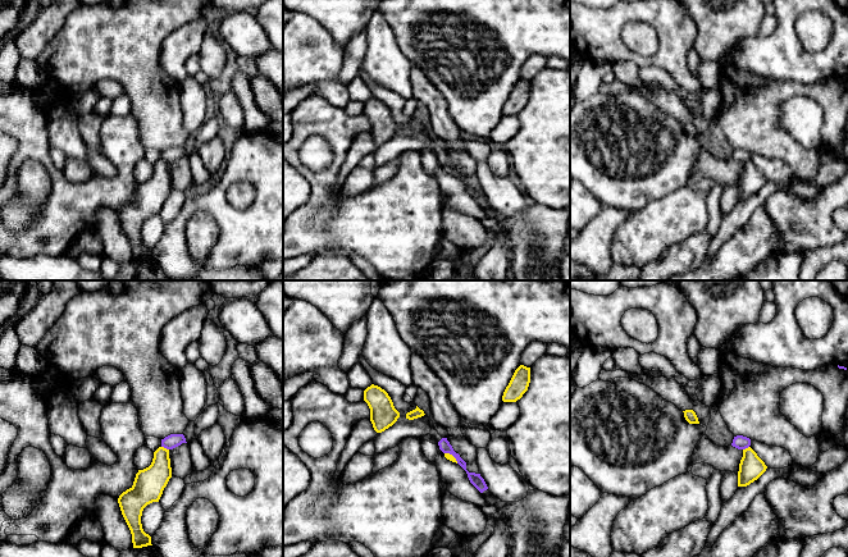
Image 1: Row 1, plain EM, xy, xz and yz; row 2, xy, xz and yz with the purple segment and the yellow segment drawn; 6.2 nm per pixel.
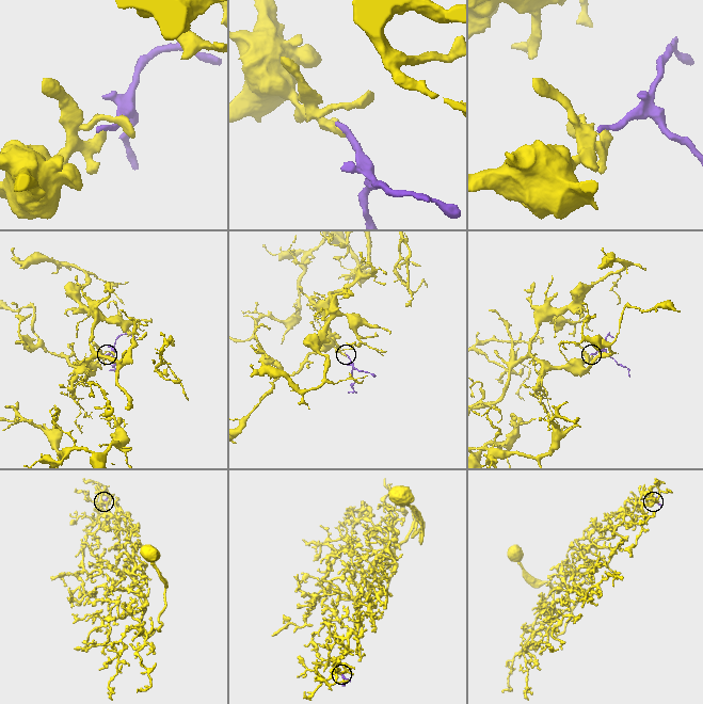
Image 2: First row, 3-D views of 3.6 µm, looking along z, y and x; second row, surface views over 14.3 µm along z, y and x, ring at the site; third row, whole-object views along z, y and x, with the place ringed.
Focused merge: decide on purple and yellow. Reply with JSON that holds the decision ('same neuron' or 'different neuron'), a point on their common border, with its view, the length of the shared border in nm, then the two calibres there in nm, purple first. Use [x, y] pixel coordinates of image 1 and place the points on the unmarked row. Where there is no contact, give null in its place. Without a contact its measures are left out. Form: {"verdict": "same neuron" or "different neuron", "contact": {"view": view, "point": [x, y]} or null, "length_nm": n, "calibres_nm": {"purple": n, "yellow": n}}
{"verdict": "different neuron", "contact": {"view": "xy", "point": [165, 160]}, "length_nm": 50, "calibres_nm": {"purple": 90, "yellow": 190}}

